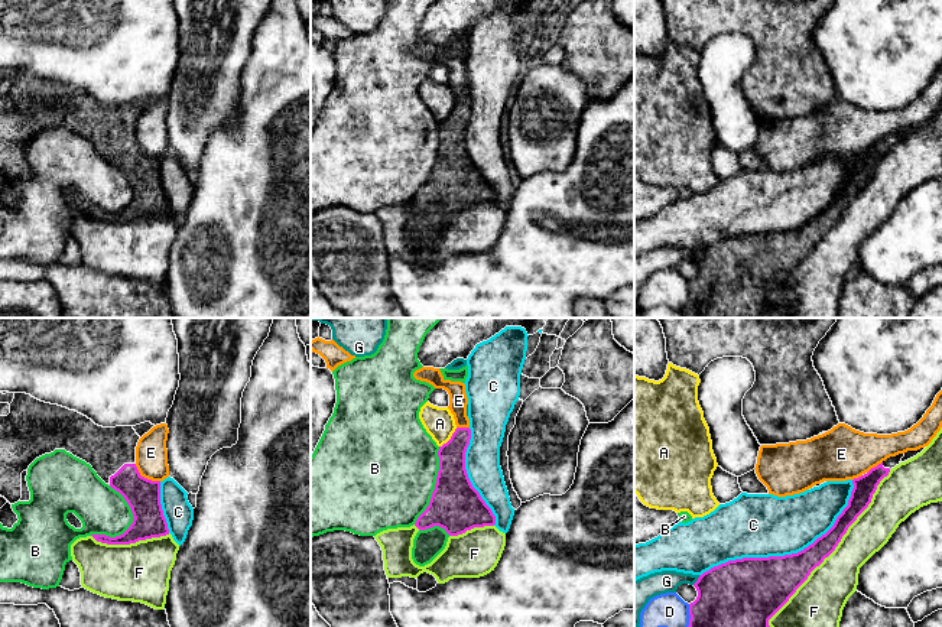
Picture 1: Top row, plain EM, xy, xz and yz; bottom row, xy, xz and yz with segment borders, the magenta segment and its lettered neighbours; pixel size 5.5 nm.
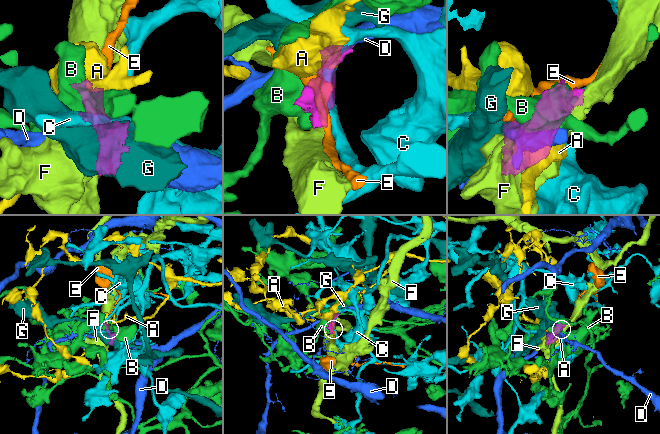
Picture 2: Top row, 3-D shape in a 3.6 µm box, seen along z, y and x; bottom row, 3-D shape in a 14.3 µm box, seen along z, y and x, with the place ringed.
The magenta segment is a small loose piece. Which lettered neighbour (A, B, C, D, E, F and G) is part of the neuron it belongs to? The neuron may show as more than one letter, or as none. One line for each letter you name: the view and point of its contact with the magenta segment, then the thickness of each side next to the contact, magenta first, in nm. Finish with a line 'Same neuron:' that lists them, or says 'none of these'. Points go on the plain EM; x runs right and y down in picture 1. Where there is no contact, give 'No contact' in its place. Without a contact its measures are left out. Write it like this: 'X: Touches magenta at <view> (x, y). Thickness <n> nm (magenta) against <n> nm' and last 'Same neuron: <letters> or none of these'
Same neuron: none of these

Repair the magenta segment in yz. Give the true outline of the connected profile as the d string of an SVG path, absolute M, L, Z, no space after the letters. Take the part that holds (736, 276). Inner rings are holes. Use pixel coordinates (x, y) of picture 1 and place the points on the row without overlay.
M904 130L890 133L867 150L854 155L848 182L834 202L803 227L785 233L728 237L699 251L693 263L698 273L689 280L689 302L683 318L789 318L790 311L773 306L769 296L789 277L811 248L828 234L848 204L868 183L880 157L900 140Z

